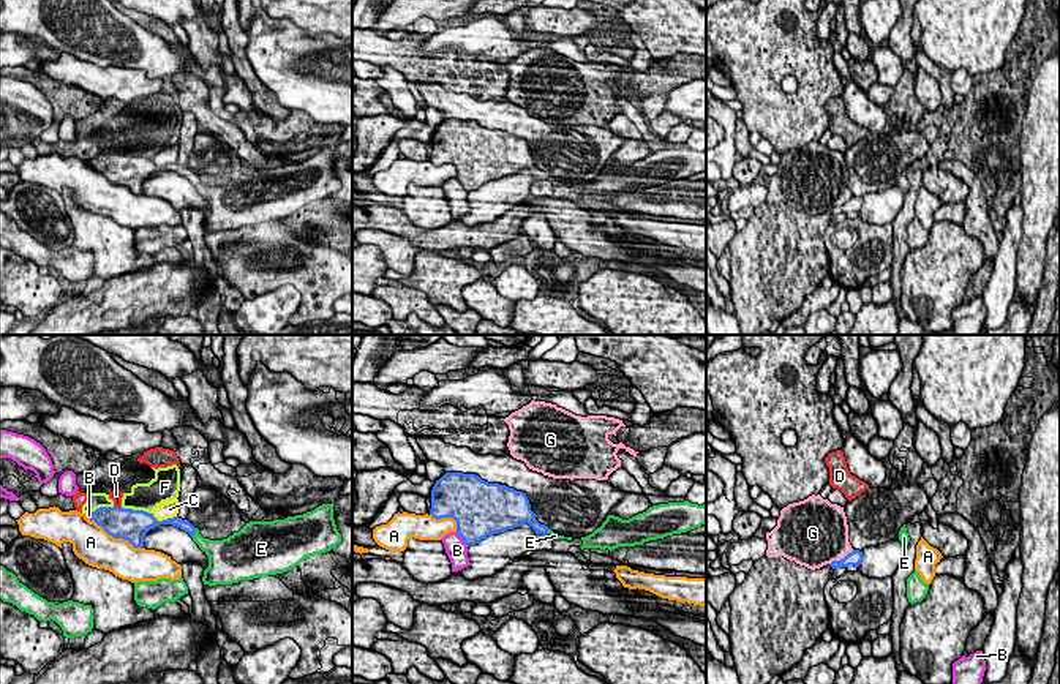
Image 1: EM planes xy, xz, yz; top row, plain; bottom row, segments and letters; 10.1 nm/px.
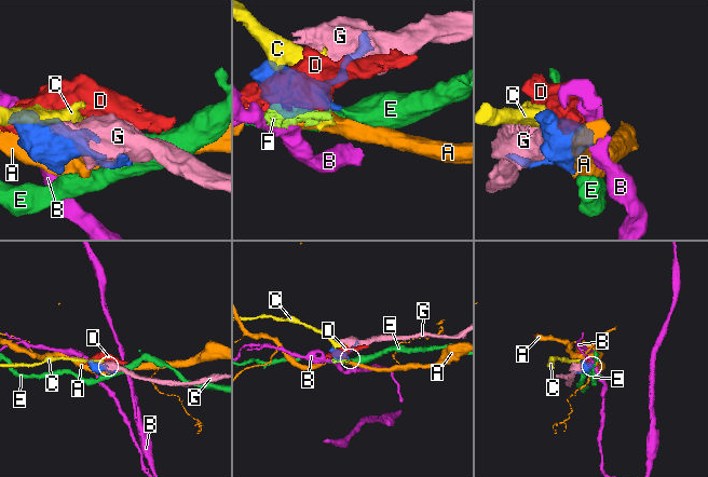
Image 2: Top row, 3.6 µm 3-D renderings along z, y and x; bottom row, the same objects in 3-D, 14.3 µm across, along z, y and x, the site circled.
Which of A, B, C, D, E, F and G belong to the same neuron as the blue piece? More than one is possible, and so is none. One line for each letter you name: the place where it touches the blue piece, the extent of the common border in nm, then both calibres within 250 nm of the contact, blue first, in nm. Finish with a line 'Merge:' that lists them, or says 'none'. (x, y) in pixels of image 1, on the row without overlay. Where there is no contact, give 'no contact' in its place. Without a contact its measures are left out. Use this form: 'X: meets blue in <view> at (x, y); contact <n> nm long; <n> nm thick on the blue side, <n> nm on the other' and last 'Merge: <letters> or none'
E: meets blue in xy at (195, 177); contact 110 nm long; 120 nm thick on the blue side, 170 nm on the other
Merge: E

